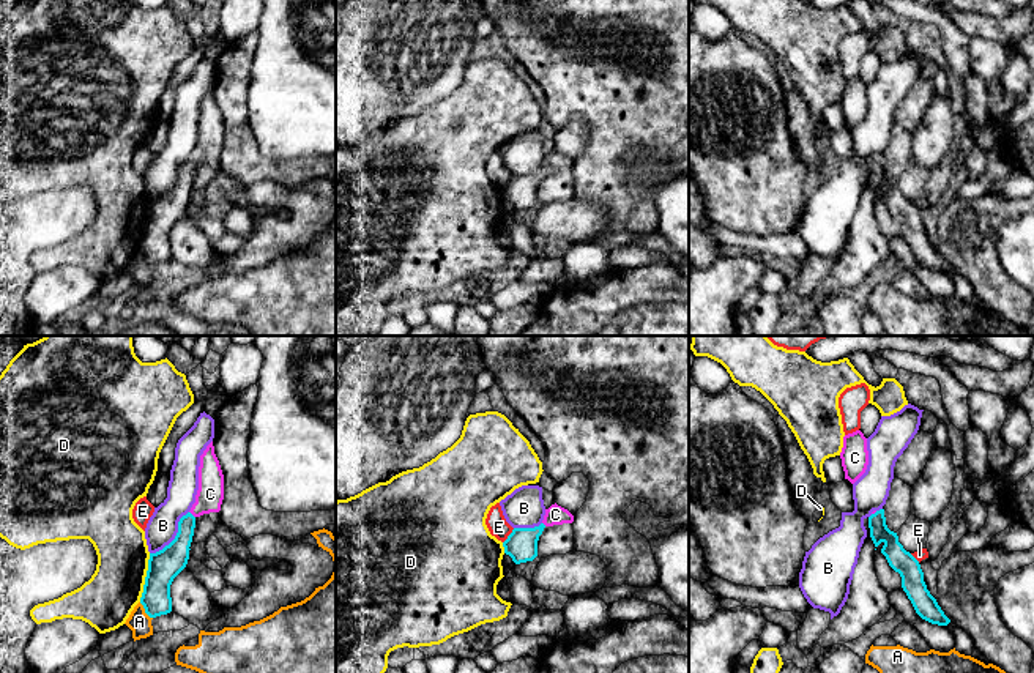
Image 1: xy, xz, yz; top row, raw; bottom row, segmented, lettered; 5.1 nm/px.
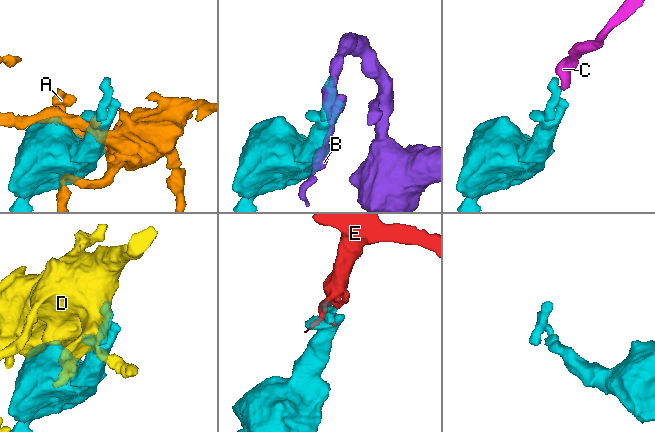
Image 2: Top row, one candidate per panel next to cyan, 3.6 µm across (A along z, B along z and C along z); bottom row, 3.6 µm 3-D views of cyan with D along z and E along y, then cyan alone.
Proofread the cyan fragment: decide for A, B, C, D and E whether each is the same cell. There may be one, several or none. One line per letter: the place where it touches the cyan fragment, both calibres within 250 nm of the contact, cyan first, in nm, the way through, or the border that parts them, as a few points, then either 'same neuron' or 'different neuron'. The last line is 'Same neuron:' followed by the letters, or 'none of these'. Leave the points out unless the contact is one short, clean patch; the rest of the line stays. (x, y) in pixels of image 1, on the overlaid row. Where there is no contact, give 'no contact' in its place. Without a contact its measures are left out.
A: contact xy (145, 610); calibres 160 and 110 nm; different neuron
B: contact xy (175, 536); calibres 160 and 160 nm; different neuron
C: contact xy (191, 514); calibres 150 and 140 nm; way xy (172, 558), (183, 539), (191, 514), (210, 494); same neuron
D: contact xy (145, 577); calibres 160 and 280 nm; different neuron
E: contact xz (508, 536); calibres 160 and 100 nm; border xz (514, 528), (503, 542); different neuron
Same neuron: C

